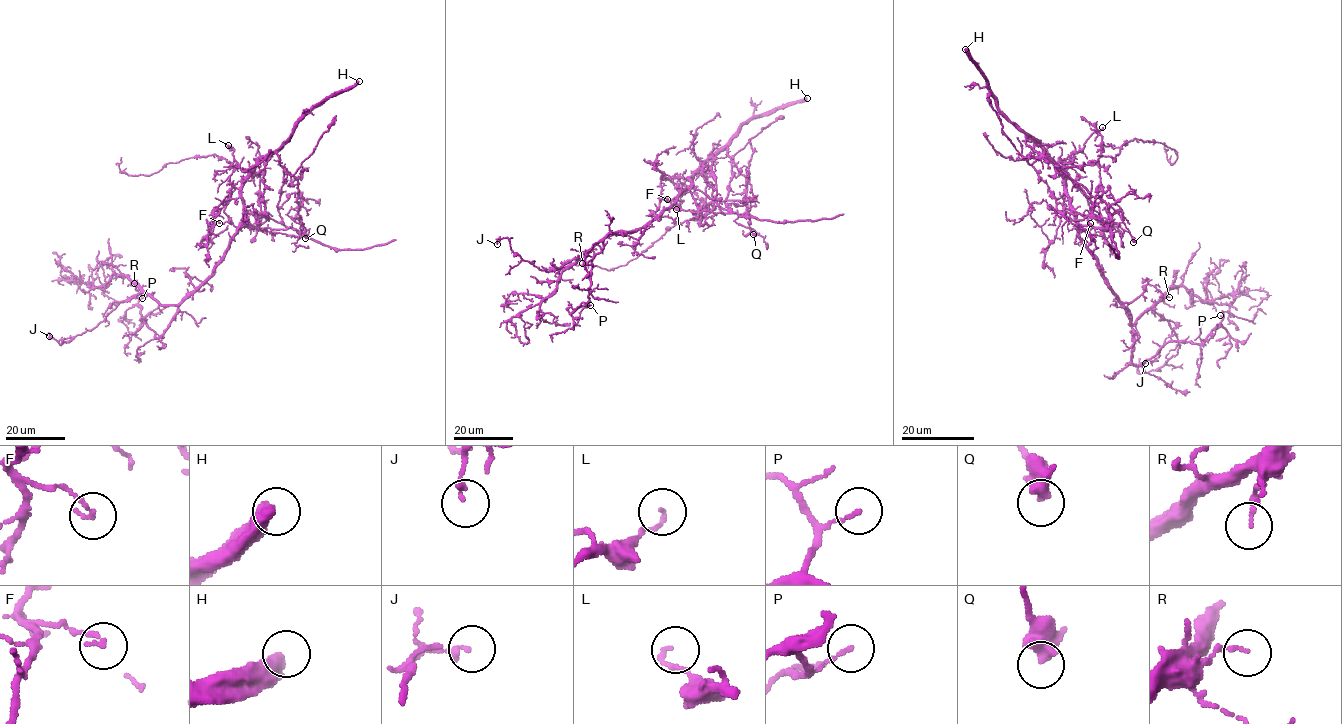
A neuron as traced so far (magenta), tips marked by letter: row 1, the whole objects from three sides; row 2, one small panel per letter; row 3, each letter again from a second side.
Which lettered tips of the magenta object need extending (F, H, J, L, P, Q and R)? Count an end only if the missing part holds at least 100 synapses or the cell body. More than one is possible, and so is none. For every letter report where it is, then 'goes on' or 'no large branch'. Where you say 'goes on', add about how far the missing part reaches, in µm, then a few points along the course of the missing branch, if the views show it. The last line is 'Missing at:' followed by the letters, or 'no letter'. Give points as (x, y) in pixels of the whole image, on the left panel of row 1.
F: at (219, 223); no large branch
H: at (359, 81); goes on; about 80 µm are missing
J: at (49, 336); no large branch
L: at (228, 145); no large branch
P: at (142, 298); no large branch
Q: at (305, 238); no large branch
R: at (134, 283); no large branch
Missing at: H

